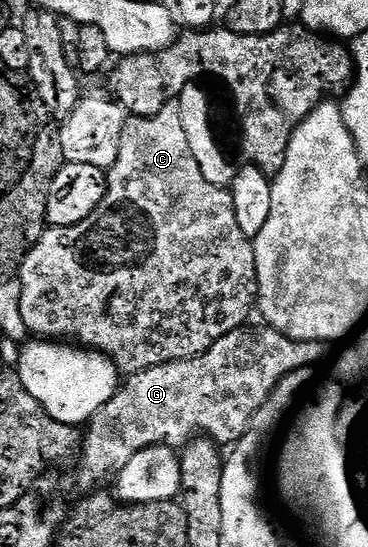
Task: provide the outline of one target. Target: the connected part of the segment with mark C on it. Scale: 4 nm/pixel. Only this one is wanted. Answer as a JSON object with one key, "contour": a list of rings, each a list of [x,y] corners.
{"contour":[[[180,102],[168,103],[159,109],[159,113],[145,118],[126,118],[123,137],[119,141],[119,157],[107,171],[103,201],[99,201],[95,213],[91,213],[91,217],[83,217],[79,225],[46,226],[37,244],[27,253],[19,272],[19,280],[22,285],[19,309],[30,336],[44,337],[49,341],[73,341],[78,335],[86,348],[108,356],[121,373],[142,371],[176,359],[195,357],[207,350],[219,337],[231,333],[244,320],[241,318],[254,302],[257,285],[253,240],[247,238],[243,229],[239,229],[239,221],[235,221],[235,201],[231,201],[229,188],[211,185],[211,181],[203,177],[203,169],[199,169],[199,161],[195,161],[195,153],[191,153],[191,144],[187,142],[187,132],[183,130]]]}

